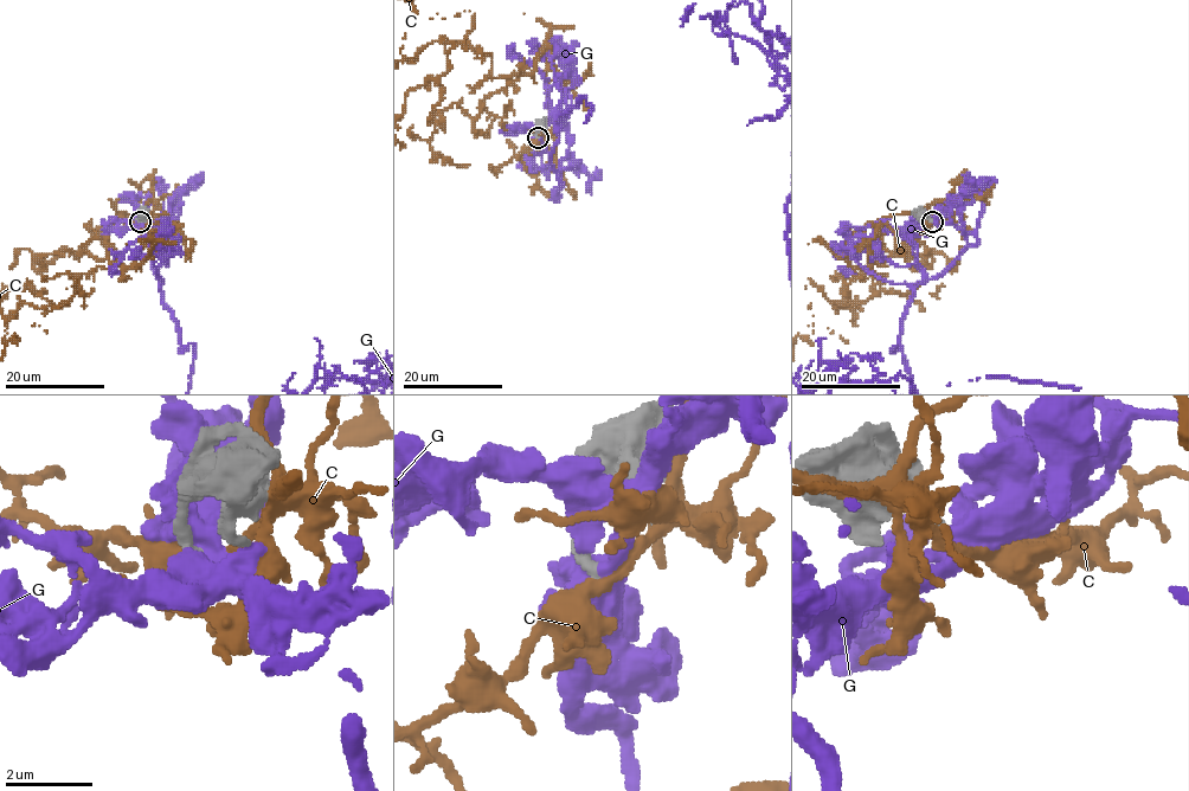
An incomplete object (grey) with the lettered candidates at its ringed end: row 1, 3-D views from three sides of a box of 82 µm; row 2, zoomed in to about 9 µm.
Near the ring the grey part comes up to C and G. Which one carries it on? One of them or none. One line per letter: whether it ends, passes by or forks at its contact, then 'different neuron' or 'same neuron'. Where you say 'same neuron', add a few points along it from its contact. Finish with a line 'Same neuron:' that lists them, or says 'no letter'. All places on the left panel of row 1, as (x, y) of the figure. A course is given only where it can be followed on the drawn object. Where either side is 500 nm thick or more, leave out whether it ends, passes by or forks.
C: it passes by; different neuron
G: same neuron
Same neuron: G

